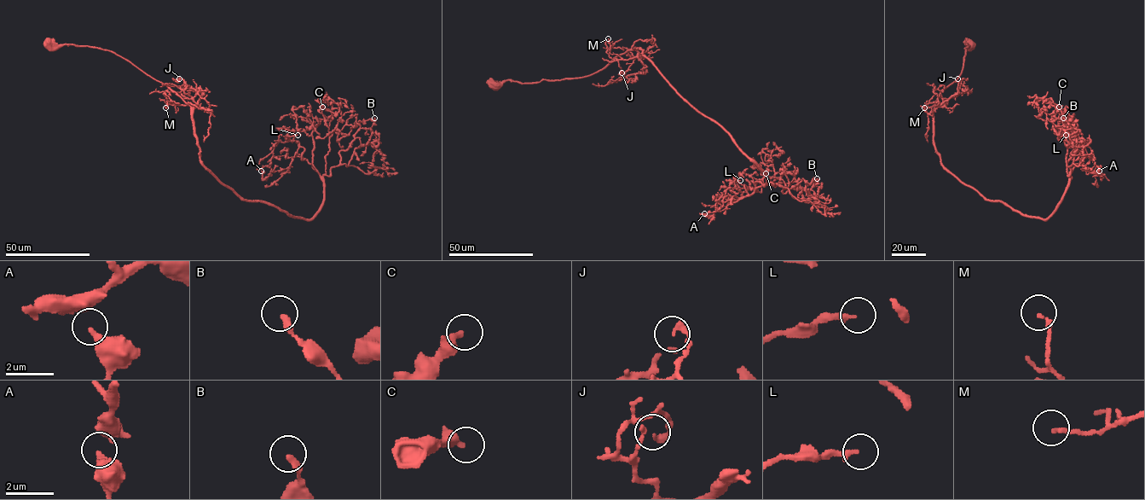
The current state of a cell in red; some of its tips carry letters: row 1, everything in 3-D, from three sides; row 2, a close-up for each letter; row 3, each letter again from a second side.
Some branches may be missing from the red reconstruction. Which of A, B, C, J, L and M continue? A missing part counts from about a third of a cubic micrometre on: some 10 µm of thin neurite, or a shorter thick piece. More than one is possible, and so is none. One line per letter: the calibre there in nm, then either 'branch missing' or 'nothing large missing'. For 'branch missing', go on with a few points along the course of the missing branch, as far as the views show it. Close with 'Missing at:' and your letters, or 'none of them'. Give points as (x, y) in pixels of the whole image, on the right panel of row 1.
A: calibre 320 nm; nothing large missing
B: calibre 280 nm; nothing large missing
C: calibre 360 nm; nothing large missing
J: calibre 240 nm; nothing large missing
L: calibre 200 nm; nothing large missing
M: calibre 180 nm; nothing large missing
Missing at: none of them

